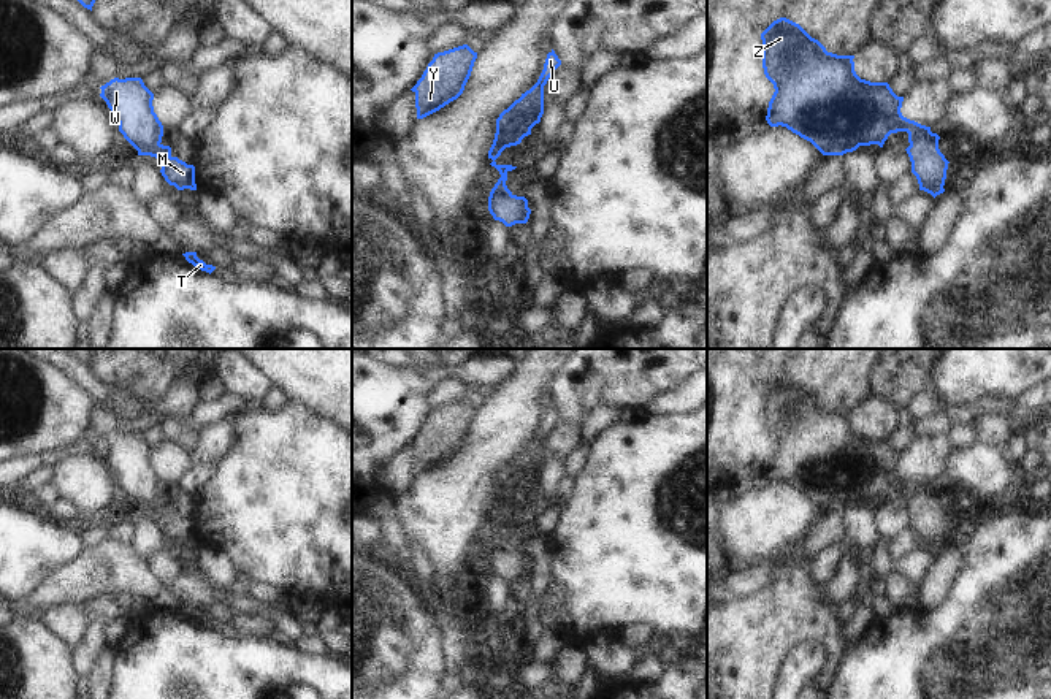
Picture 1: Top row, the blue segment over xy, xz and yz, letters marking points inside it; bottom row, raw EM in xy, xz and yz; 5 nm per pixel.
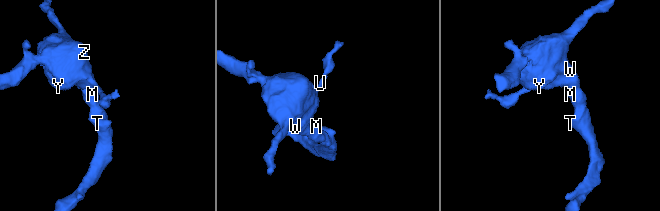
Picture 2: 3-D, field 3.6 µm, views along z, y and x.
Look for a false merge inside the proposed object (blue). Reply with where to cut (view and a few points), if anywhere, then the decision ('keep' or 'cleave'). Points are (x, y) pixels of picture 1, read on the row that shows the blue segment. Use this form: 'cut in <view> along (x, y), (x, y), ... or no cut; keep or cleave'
no cut; keep

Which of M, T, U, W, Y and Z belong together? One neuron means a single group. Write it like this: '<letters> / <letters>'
M T U W Y Z

